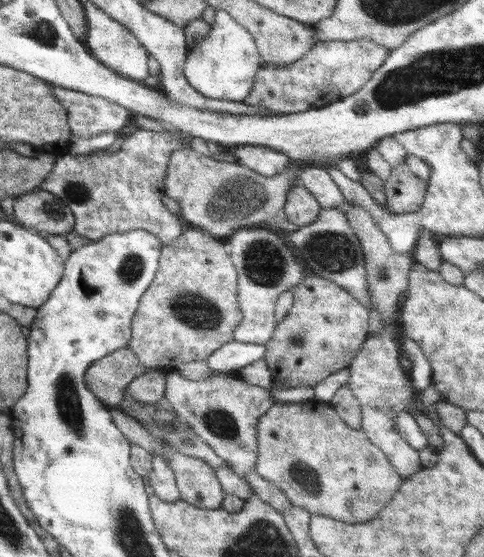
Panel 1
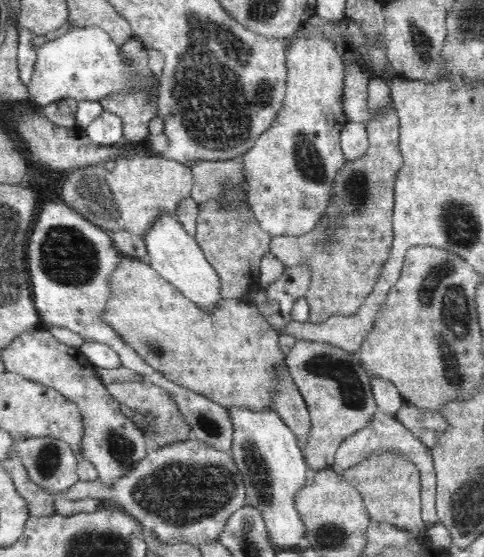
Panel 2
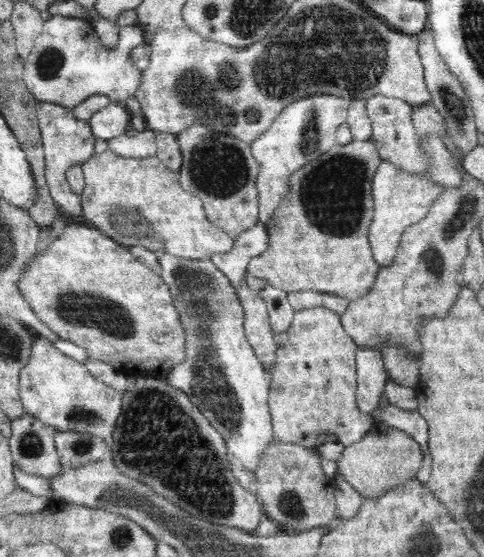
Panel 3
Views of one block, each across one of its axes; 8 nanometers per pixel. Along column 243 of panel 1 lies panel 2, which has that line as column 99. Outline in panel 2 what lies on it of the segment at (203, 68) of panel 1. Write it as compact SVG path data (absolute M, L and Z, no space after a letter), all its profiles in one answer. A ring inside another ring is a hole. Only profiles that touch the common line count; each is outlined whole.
M98 26L92 28L72 28L60 37L49 40L37 49L37 60L29 84L30 100L40 106L46 106L63 98L73 98L76 101L98 101L114 92L136 90L140 77L128 67L121 46L113 42L113 38Z

